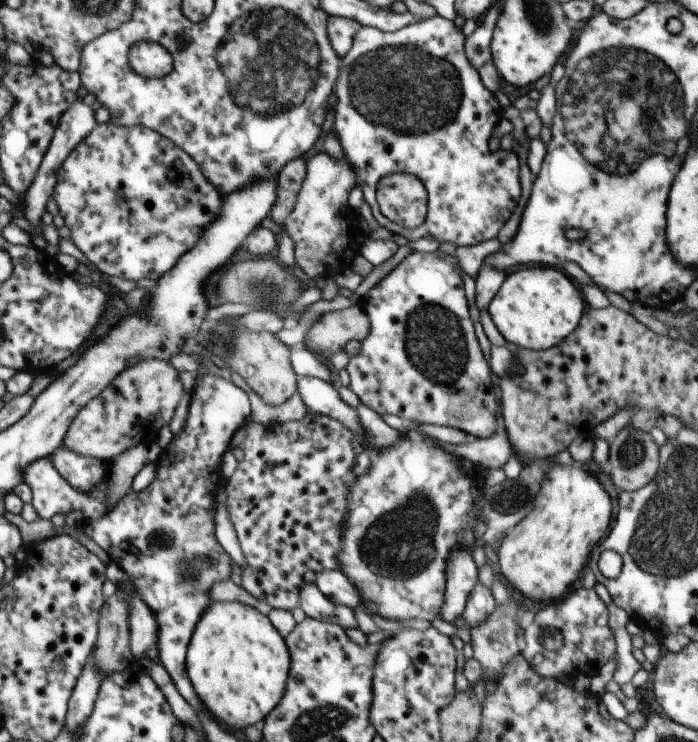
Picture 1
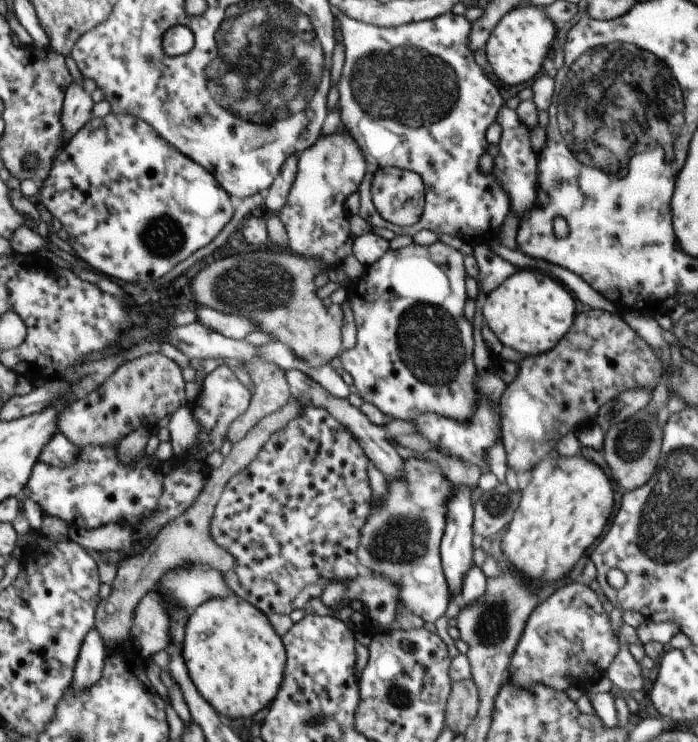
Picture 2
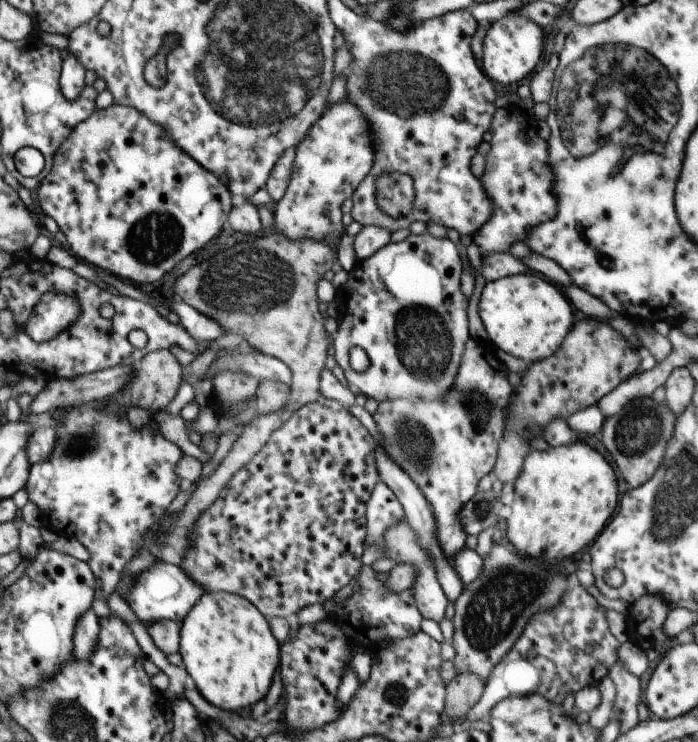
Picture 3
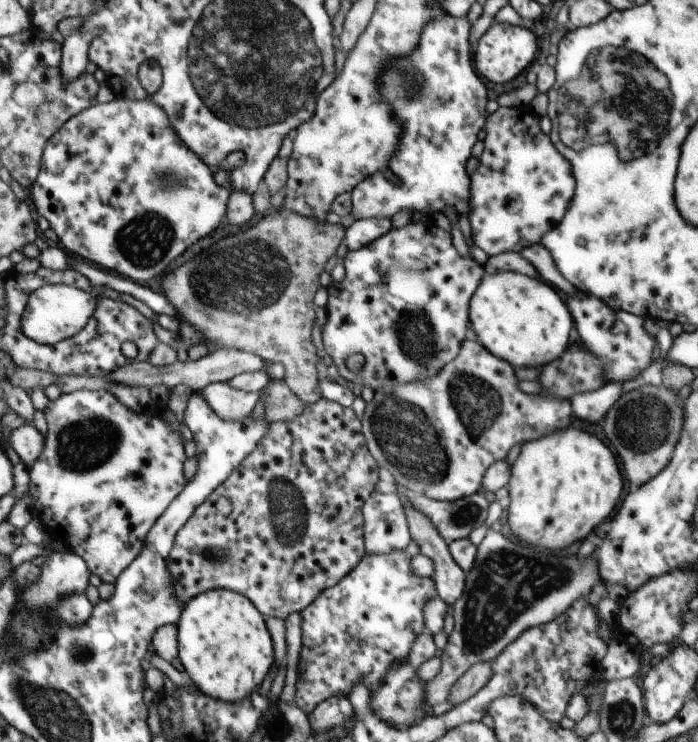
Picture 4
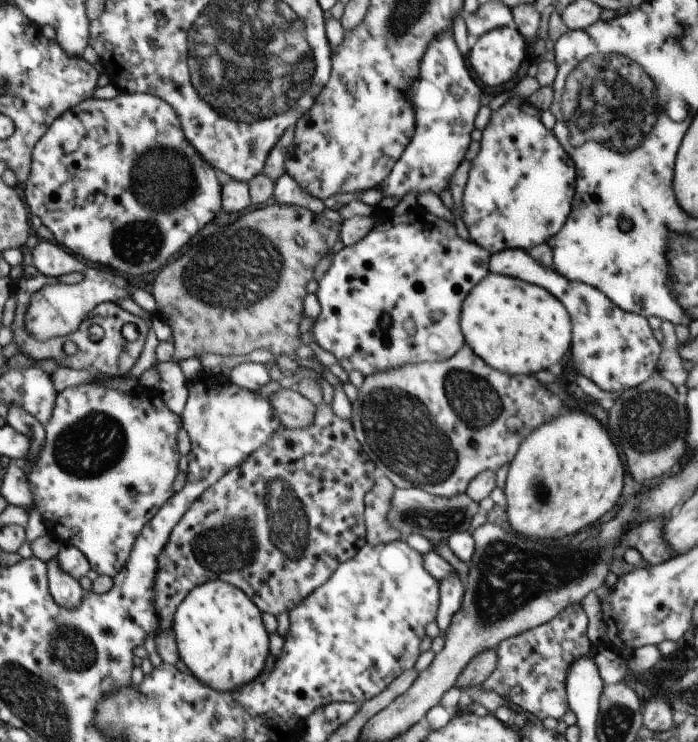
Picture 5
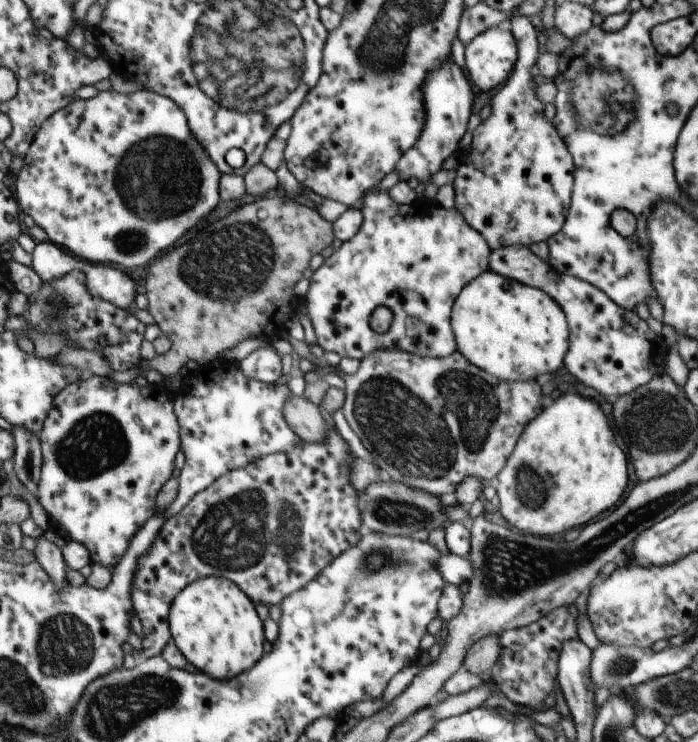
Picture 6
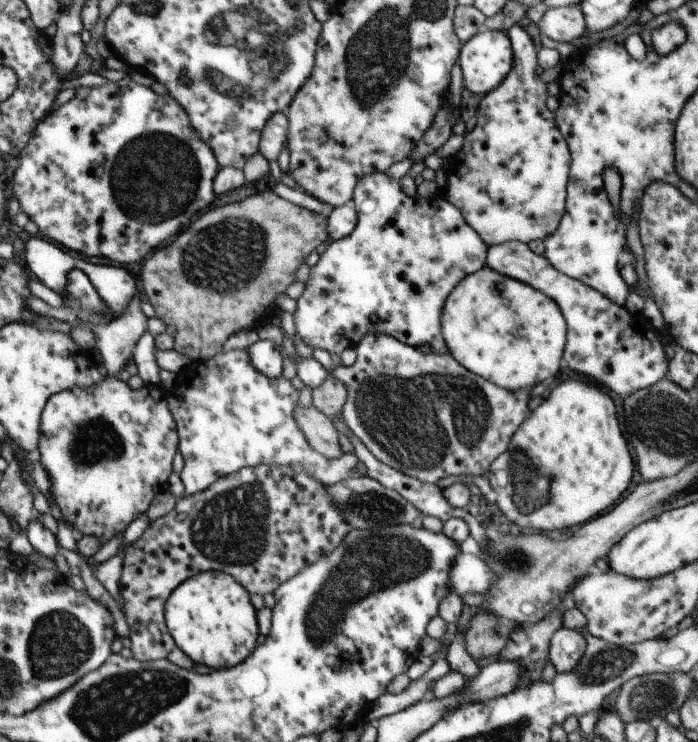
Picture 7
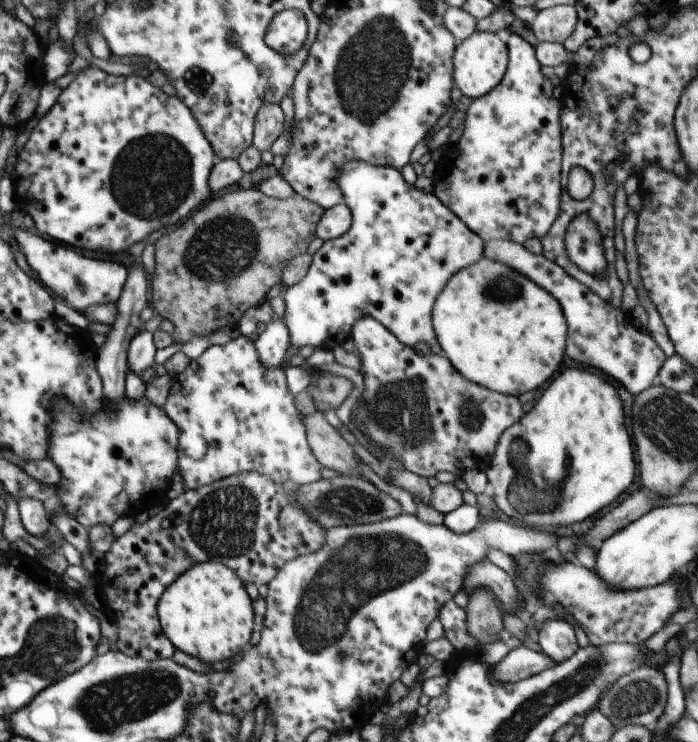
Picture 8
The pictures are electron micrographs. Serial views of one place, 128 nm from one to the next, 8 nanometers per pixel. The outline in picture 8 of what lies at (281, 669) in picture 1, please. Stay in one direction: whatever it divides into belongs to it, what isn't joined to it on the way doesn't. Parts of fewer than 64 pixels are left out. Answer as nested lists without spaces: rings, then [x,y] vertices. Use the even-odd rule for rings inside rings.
[[[206,562],[192,566],[166,588],[165,594],[158,600],[157,614],[166,636],[176,649],[212,665],[214,662],[232,660],[237,655],[243,654],[242,648],[248,644],[253,632],[252,601],[246,592],[245,584],[233,570],[224,564]]]

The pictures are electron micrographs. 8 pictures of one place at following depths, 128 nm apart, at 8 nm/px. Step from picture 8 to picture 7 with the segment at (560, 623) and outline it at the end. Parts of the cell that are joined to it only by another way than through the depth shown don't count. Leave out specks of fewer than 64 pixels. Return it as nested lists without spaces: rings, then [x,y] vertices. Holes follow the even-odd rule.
[[[563,626],[554,632],[550,640],[548,654],[556,672],[565,673],[574,670],[586,652],[586,639],[576,630]]]

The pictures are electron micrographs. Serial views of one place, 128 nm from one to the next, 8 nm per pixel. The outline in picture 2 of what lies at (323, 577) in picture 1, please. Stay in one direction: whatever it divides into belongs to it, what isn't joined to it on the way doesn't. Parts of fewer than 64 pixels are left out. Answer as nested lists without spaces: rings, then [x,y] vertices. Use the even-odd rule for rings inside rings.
[[[357,575],[354,580],[346,580],[346,582],[330,582],[328,586],[324,586],[324,591],[321,594],[321,600],[328,608],[336,608],[338,605],[348,606],[352,602],[362,602],[369,608],[369,615],[375,625],[375,634],[389,631],[394,628],[396,618],[396,609],[400,596],[400,586],[386,578],[386,576]]]

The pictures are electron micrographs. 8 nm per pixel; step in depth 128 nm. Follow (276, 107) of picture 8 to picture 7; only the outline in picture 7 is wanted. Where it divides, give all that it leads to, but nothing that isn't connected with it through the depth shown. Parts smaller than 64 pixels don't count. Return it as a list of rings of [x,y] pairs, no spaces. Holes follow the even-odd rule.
[[[276,112],[262,130],[259,153],[269,162],[278,160],[280,152],[286,146],[289,119],[287,113]]]

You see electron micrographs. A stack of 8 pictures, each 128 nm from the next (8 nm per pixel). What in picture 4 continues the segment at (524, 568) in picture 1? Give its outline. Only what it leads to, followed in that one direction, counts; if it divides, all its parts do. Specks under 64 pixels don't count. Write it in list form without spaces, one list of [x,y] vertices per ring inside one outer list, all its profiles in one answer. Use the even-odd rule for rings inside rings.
[[[584,422],[582,425],[573,423],[566,430],[557,430],[540,440],[526,441],[511,466],[512,474],[507,484],[510,496],[508,522],[514,535],[526,544],[556,550],[592,538],[595,530],[601,527],[598,524],[610,518],[620,502],[624,480],[618,468],[618,460],[596,434],[580,430],[582,426]]]

